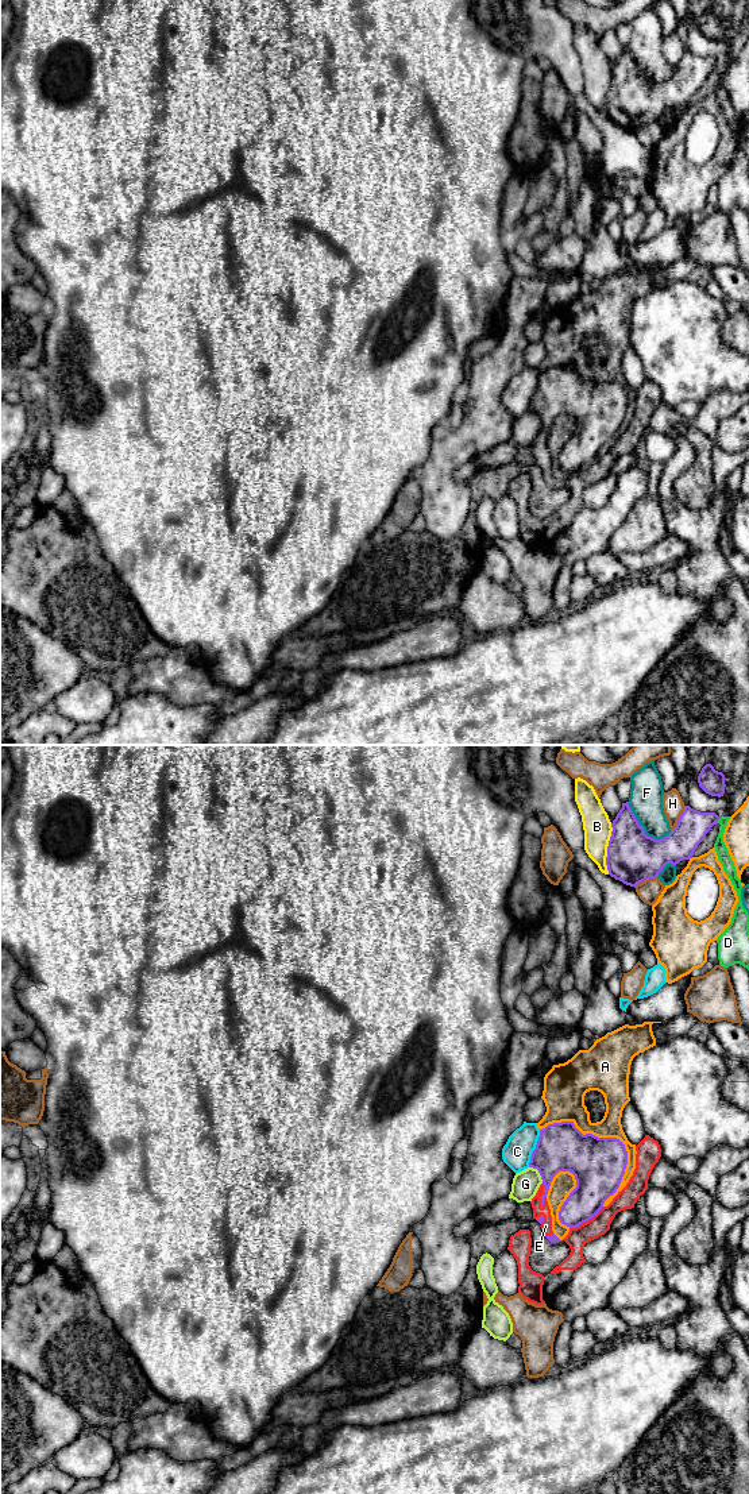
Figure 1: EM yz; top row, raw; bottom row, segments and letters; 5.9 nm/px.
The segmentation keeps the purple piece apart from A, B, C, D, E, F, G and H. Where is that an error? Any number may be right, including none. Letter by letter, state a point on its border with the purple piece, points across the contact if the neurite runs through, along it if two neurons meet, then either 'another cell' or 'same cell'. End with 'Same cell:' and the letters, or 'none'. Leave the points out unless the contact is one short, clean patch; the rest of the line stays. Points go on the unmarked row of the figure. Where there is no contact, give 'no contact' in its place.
A: meets purple in yz at (613, 382); another cell
B: meets purple in yz at (607, 93); another cell
C: meets purple in yz at (535, 393); another cell
D: meets purple in yz at (717, 65); border along yz (719, 62), (715, 66); another cell
E: meets purple in yz at (541, 440); same cell
F: meets purple in yz at (643, 74); another cell
G: meets purple in yz at (539, 416); another cell
H: meets purple in yz at (679, 64); another cell
Same cell: E

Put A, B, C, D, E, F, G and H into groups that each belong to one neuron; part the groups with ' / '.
A / B / C / D G / E / F / H

